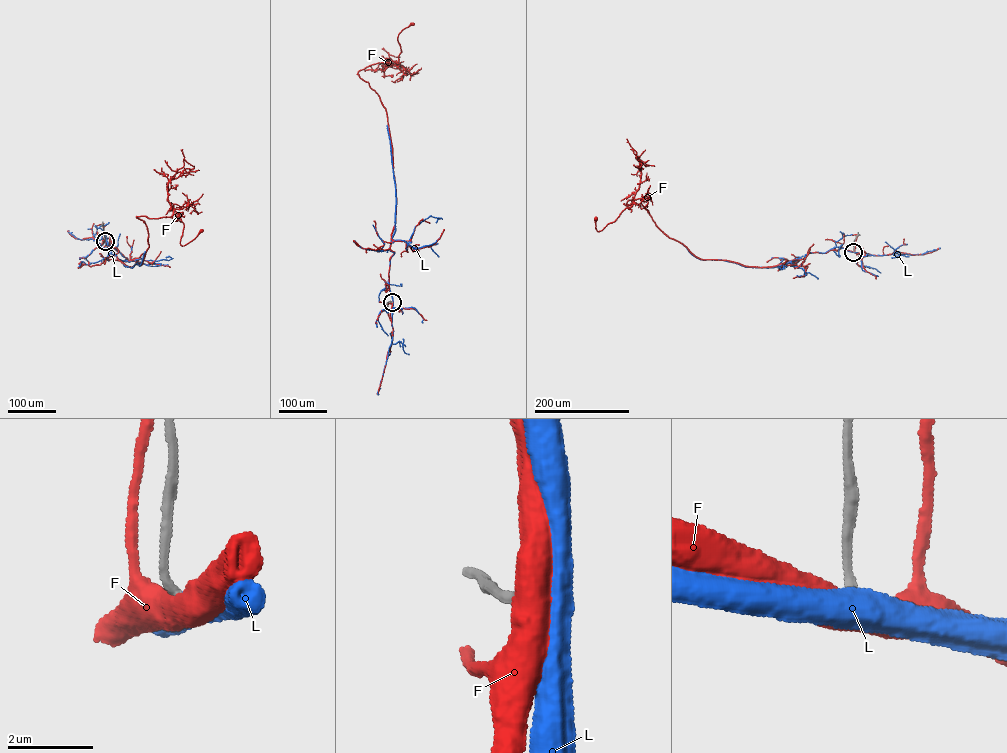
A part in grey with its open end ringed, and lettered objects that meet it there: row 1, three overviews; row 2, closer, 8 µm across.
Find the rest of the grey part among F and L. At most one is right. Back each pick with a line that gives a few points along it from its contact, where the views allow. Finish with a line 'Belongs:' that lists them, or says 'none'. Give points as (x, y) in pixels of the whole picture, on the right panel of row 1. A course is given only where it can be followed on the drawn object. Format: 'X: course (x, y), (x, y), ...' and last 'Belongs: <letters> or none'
L: course (854, 252), (835, 247), (825, 252), (808, 253), (802, 259), (782, 265), (755, 267), (699, 259), (681, 243)
Belongs: L

